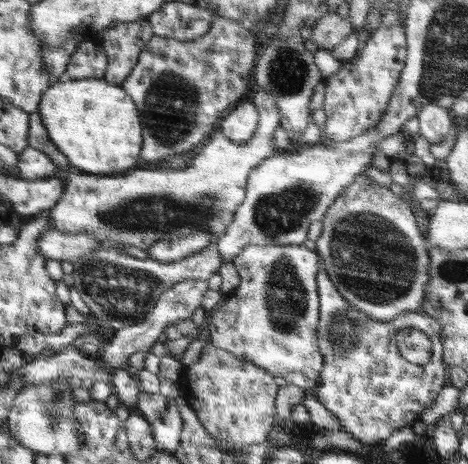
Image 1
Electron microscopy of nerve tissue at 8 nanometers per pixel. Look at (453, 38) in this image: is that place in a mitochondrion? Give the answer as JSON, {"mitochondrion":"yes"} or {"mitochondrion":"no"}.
{"mitochondrion":"yes"}

